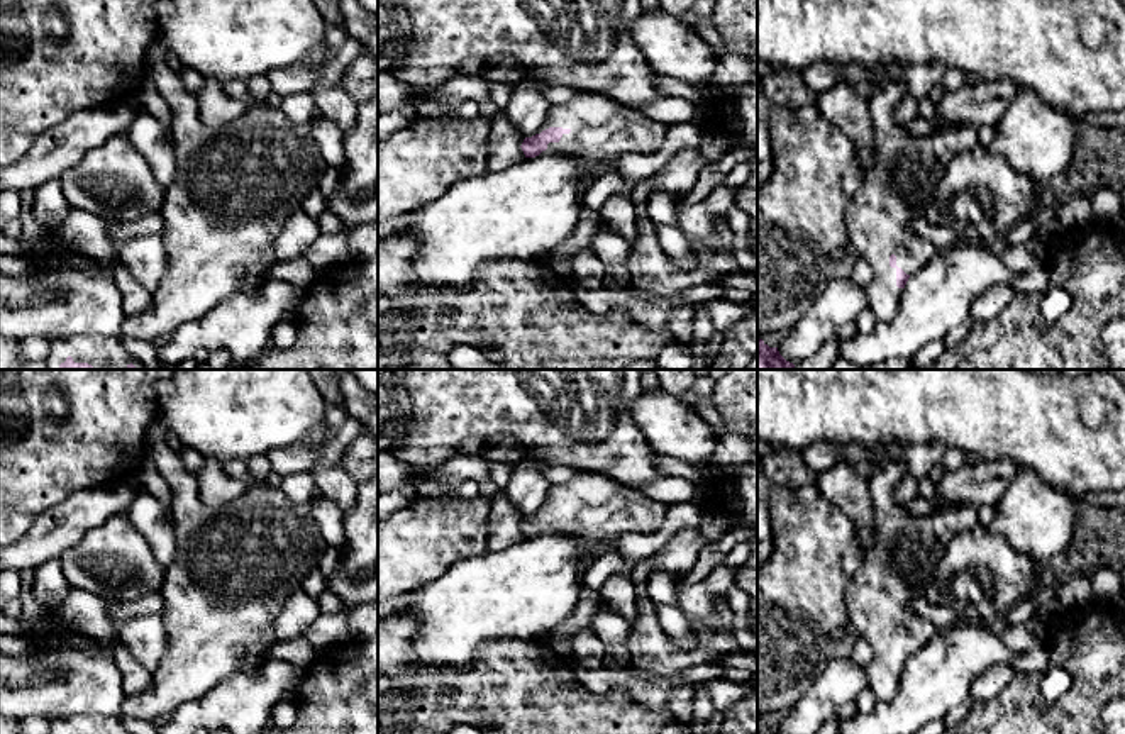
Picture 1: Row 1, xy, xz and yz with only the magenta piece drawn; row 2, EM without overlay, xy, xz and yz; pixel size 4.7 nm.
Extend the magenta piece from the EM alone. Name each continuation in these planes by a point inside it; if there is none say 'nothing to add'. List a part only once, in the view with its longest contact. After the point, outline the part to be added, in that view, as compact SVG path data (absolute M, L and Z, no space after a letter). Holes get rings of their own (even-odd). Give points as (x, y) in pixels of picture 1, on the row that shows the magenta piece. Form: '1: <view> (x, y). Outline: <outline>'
1: xz (602, 129). Outline: M579 90L569 102L552 105L535 134L549 127L571 132L549 142L546 151L566 153L579 159L583 170L593 168L600 175L613 170L625 153L657 153L668 134L668 125L593 90Z

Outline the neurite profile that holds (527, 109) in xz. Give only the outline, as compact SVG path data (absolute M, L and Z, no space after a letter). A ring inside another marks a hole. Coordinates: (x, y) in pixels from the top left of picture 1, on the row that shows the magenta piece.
M530 73L512 86L512 98L503 112L524 137L535 136L552 107L544 95L546 86L546 80Z

